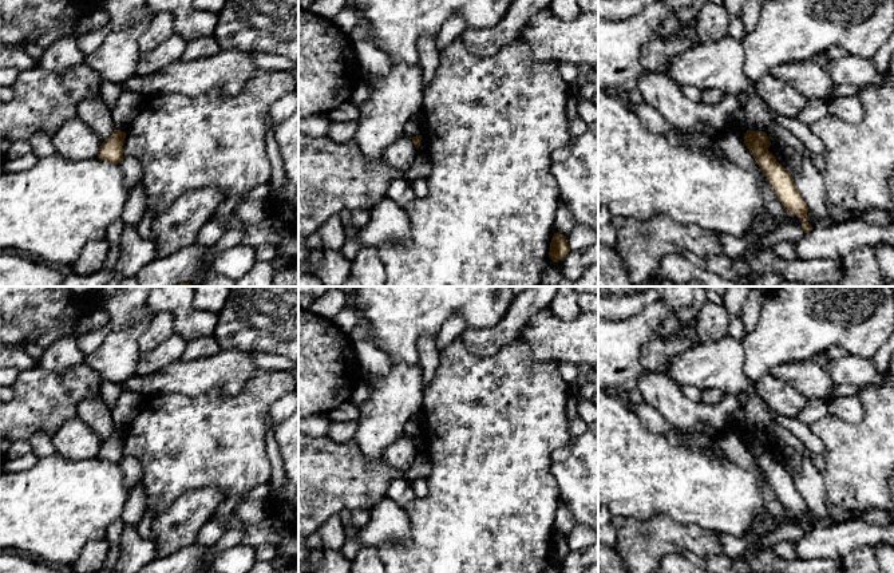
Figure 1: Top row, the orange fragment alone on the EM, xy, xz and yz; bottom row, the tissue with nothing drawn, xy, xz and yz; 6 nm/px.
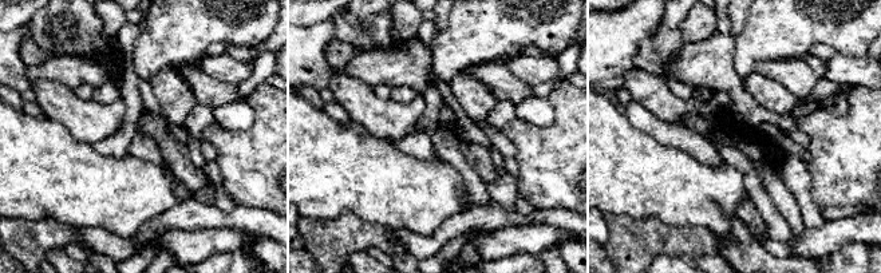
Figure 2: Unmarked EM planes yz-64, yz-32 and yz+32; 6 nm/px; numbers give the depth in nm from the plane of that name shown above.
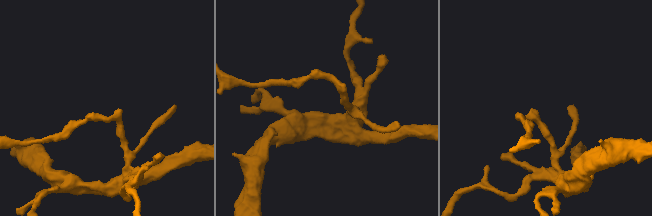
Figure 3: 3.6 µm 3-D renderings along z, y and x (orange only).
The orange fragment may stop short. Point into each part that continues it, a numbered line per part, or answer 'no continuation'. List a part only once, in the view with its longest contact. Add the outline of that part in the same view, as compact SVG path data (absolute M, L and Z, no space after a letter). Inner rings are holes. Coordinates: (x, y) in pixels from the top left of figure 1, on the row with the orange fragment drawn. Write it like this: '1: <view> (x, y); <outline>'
no continuation

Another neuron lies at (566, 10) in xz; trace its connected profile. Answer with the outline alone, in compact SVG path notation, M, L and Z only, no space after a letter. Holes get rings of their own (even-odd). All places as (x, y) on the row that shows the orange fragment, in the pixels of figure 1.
M551 0L549 11L562 20L574 20L582 12L578 0Z

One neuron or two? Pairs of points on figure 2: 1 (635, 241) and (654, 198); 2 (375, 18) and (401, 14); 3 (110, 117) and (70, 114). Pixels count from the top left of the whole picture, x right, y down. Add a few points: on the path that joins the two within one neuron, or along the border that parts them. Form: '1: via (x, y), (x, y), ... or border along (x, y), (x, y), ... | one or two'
1: border along (615, 214), (636, 218), (659, 217), (676, 225) | two
2: border along (391, 14), (391, 34), (401, 42) | two
3: via (101, 117), (79, 117) | one

